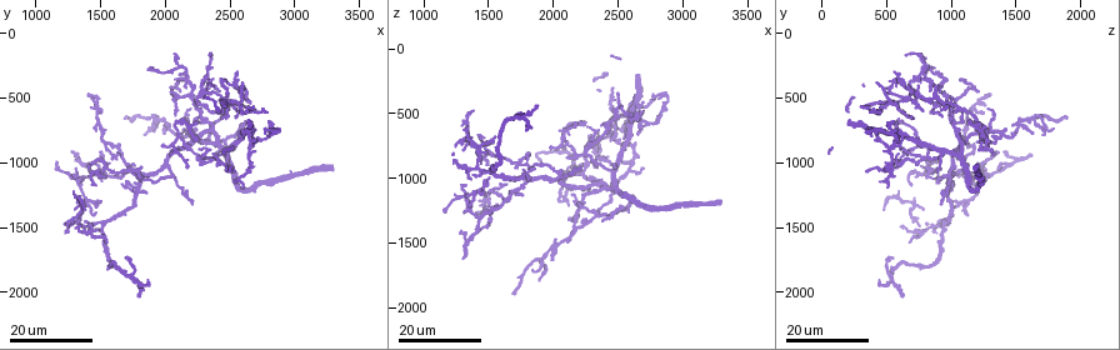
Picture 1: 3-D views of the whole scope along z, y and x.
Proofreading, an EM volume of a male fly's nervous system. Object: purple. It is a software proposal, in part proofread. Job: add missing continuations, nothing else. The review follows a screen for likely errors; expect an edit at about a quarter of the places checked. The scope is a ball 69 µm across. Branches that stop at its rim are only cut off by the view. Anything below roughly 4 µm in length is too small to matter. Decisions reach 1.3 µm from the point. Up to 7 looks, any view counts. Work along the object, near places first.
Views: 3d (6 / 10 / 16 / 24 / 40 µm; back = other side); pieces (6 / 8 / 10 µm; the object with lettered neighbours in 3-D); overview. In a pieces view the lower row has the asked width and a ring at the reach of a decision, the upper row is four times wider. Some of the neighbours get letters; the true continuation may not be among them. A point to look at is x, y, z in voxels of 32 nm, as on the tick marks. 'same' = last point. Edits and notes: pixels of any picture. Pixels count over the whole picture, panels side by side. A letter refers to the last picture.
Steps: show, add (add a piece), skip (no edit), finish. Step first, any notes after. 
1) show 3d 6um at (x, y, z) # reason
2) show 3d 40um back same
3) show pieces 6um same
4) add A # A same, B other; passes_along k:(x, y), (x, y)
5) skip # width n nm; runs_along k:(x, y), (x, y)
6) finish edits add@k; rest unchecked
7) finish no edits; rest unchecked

show 3d 16um at (2220, 1340, 940) # branch stops here

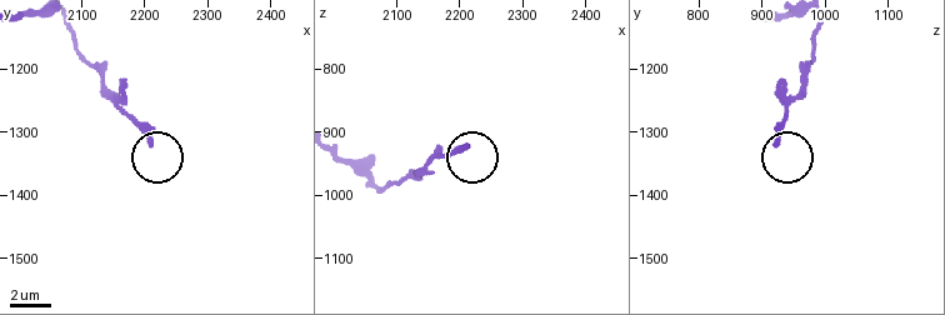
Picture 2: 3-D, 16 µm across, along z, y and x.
show pieces 8um at (2205, 1320, 925) # see the neighbours

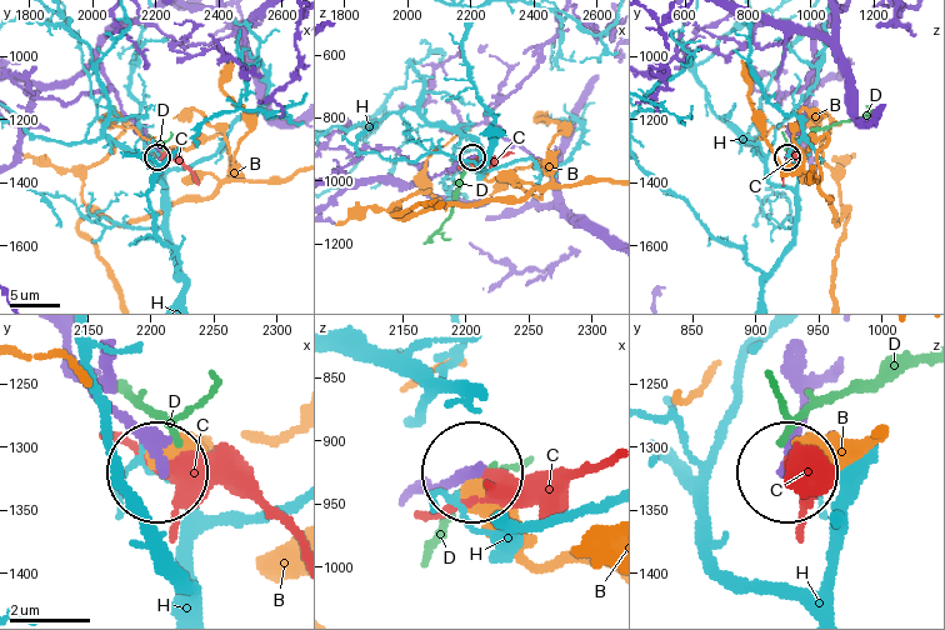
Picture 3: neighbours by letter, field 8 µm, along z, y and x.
skip # B other, C other, D other, H other; runs_along 3:(418, 491), (475, 471); none of them fits

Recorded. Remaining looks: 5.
show 3d 16um at (2520, 1160, 440) # an open end

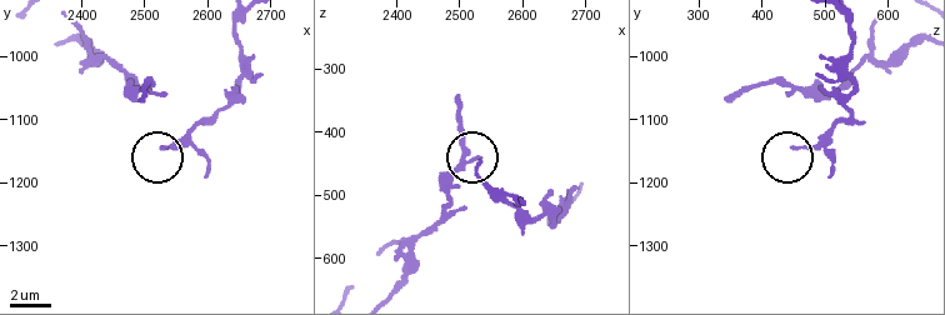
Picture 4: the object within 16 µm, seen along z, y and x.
show pieces 8um at (2530, 1150, 450) # see the neighbours

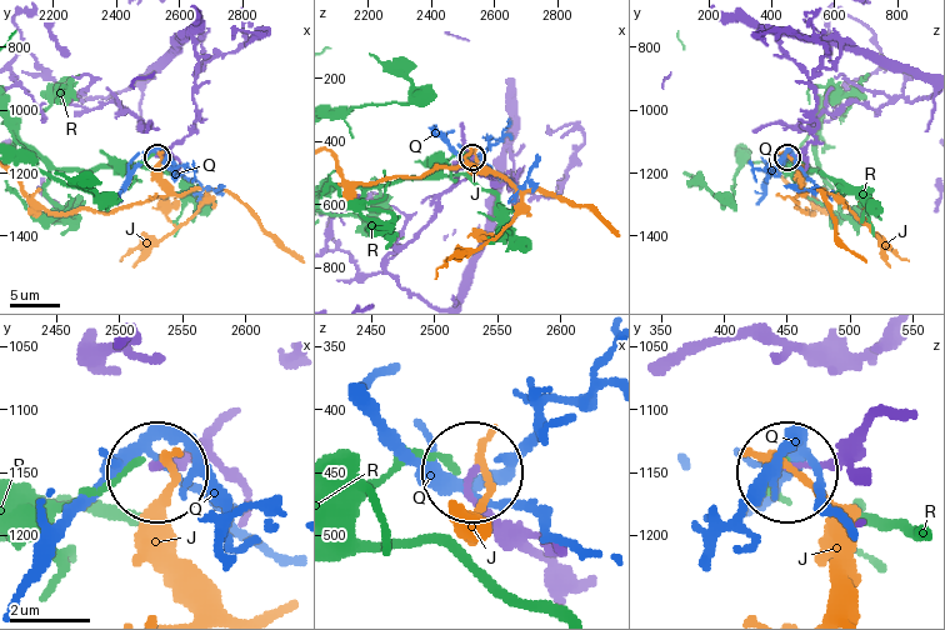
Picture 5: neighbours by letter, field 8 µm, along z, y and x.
skip # width 140 nm; J other, Q other, R other; none of them fits

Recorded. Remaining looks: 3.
show 3d 16um at (1700, 1720, 560) # an open end

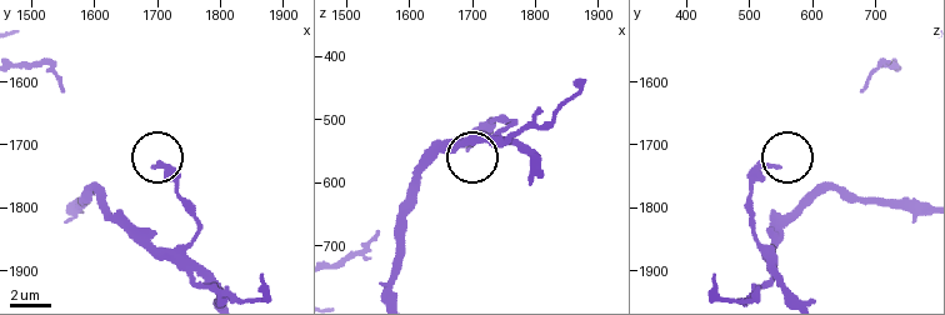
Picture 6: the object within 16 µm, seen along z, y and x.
show pieces 10um at (1695, 1740, 545)

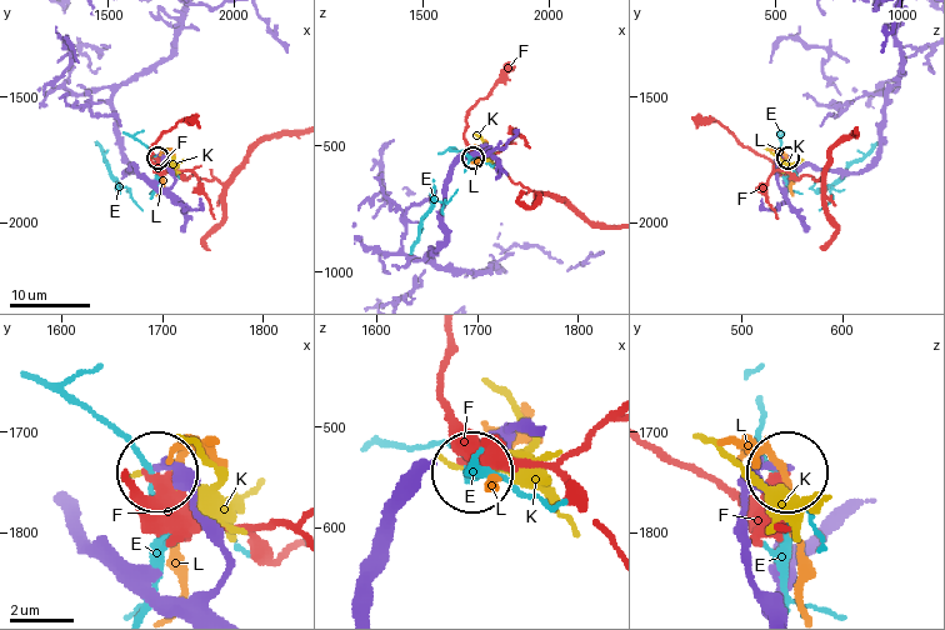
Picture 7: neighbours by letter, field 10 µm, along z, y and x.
skip # E other, F other, K other, L other; no lettered piece goes on from it

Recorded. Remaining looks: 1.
finish no edits; rest unchecked

